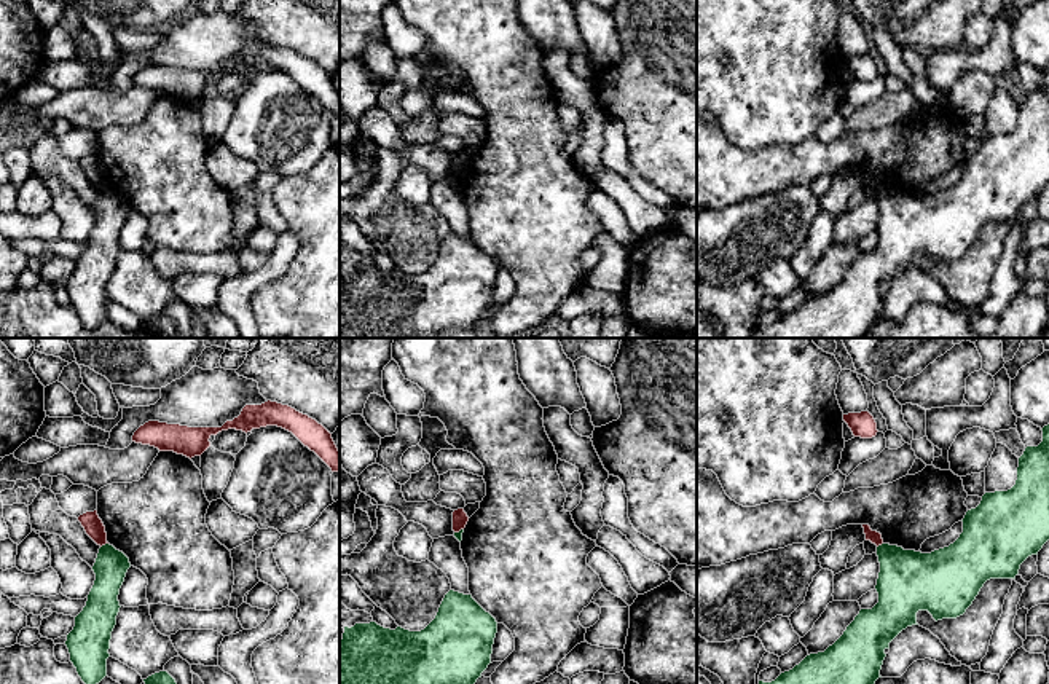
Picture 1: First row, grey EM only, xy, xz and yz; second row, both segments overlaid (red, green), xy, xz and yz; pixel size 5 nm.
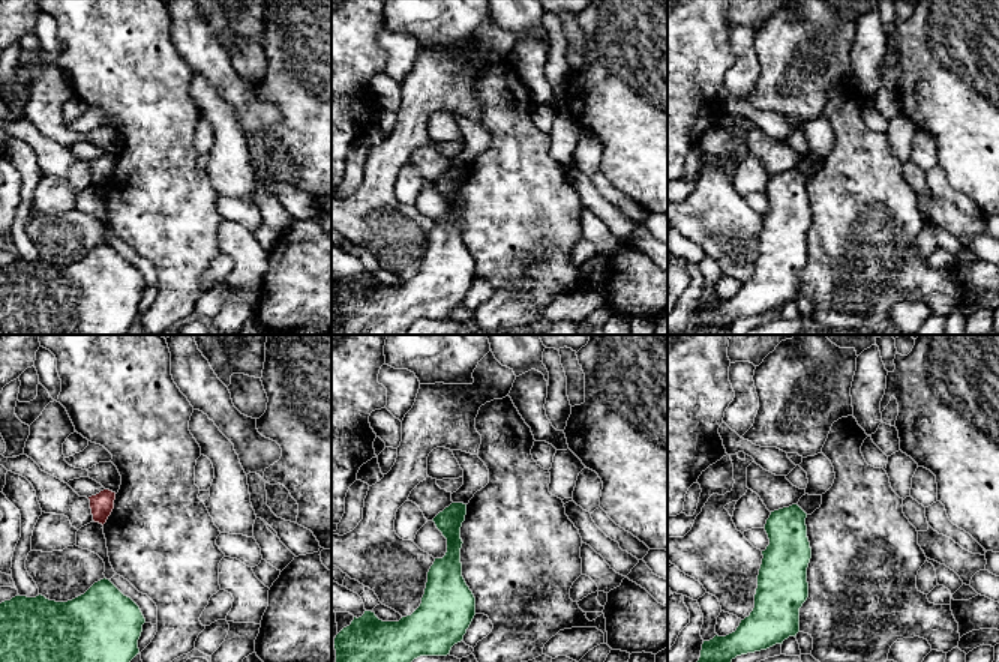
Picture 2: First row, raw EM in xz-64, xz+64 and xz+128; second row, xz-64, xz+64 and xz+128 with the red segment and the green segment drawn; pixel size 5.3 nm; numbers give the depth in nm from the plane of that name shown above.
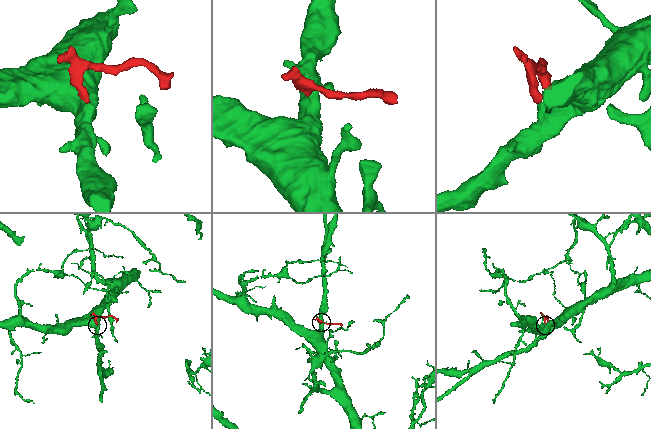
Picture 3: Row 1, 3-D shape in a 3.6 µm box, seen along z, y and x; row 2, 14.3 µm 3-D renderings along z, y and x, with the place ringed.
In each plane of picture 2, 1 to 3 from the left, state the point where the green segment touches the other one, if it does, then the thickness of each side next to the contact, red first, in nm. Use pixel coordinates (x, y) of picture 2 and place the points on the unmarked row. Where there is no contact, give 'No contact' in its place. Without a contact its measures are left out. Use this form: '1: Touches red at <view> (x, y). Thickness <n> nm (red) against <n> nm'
1: No contact
2: No contact
3: No contact

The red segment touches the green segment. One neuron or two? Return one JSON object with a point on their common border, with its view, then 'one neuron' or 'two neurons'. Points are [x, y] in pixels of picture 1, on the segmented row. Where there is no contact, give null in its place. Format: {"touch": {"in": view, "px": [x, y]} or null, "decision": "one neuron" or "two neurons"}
{"touch": {"in": "xy", "px": [104, 544]}, "decision": "two neurons"}

